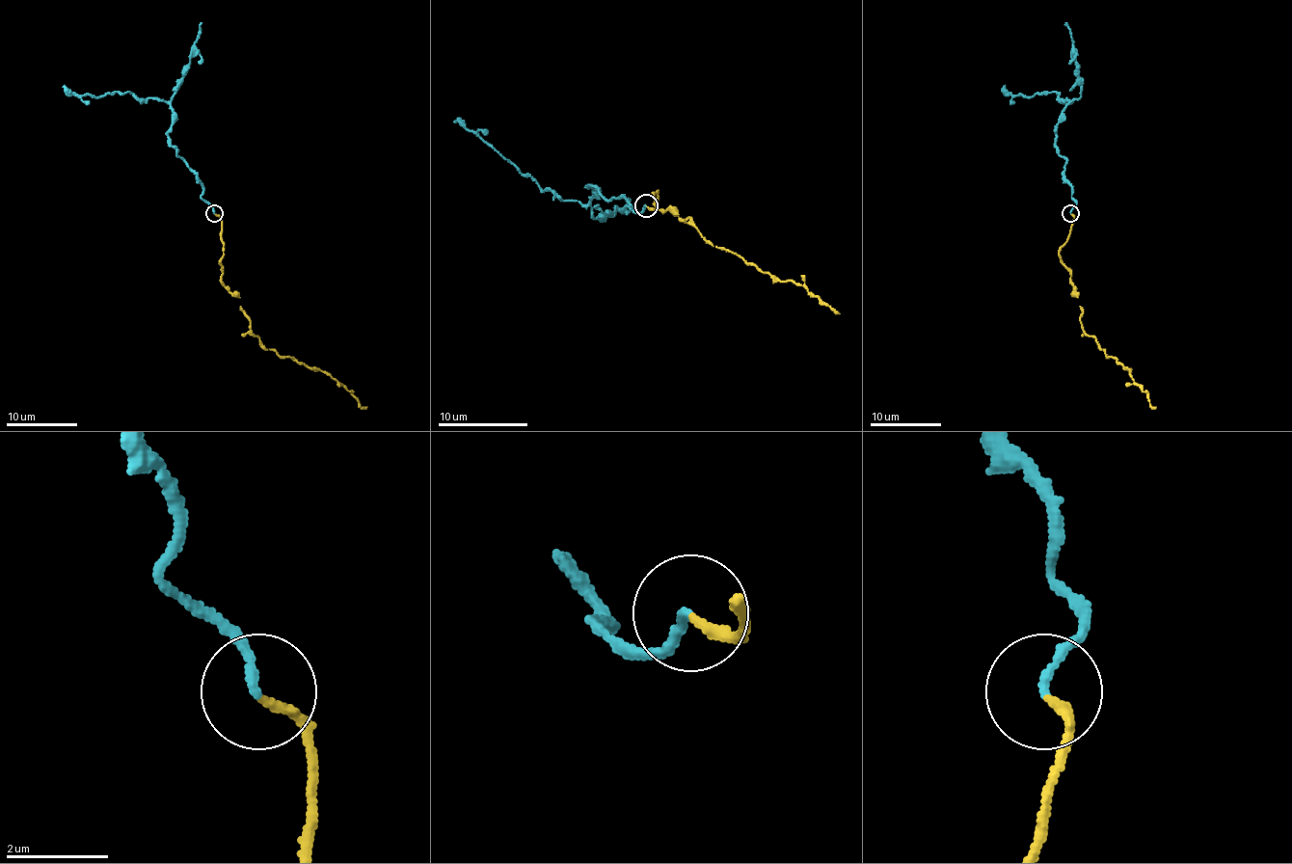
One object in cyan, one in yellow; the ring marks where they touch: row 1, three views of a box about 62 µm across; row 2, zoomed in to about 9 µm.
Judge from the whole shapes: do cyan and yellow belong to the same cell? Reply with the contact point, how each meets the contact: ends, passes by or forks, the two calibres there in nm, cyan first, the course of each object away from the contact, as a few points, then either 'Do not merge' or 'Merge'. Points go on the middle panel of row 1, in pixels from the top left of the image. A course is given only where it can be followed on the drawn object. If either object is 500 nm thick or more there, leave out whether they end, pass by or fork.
Place: (646, 205). At the ring cyan ends. At the ring yellow ends. Thickness 180 nm (cyan) against 180 nm. Course of cyan: (645, 206), (636, 213), (623, 197), (607, 200), (587, 186), (594, 195), (582, 203), (562, 202), (454, 121). Course of yellow: (645, 206), (655, 208), (657, 190), (655, 206), (690, 220), (713, 247), (798, 283), (839, 314). Merge

